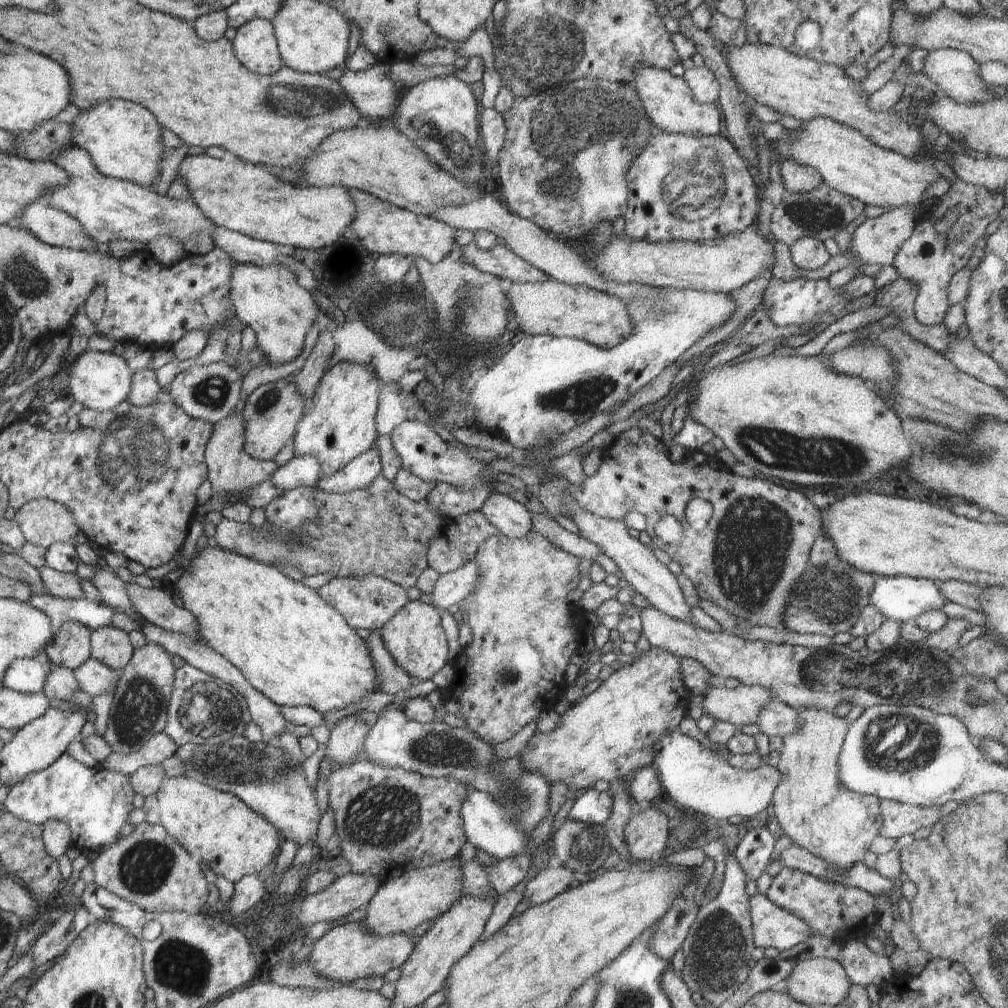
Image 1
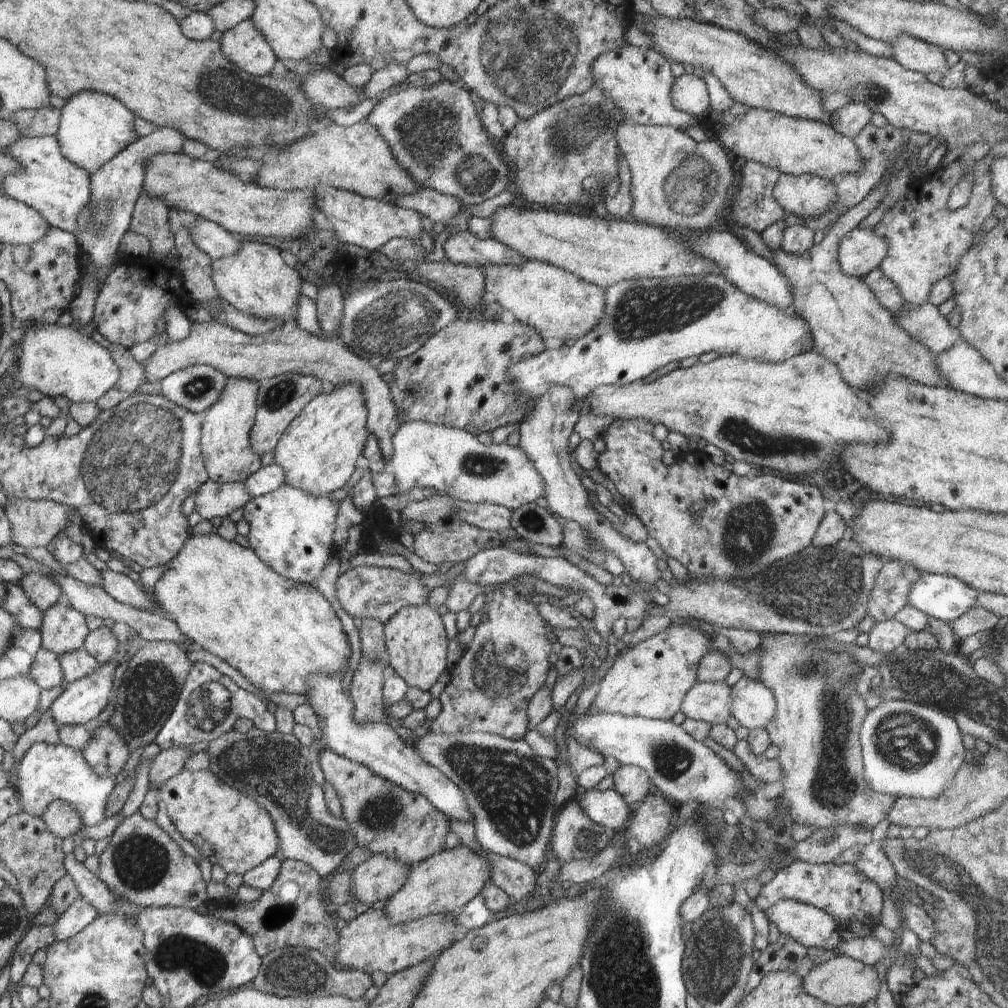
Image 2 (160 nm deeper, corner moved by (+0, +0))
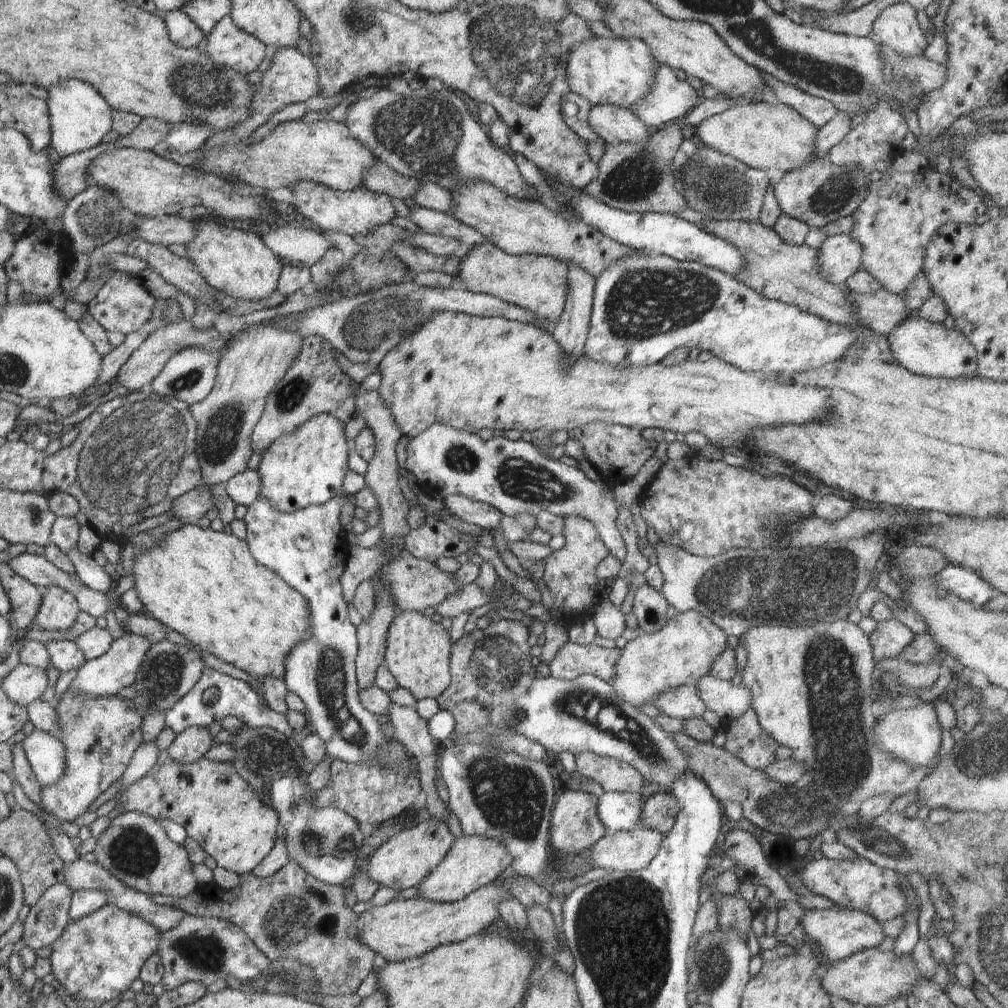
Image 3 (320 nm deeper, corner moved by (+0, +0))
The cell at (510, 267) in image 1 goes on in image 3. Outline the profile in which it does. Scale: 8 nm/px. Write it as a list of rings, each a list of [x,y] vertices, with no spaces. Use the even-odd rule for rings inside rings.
[[[418,204],[409,209],[410,220],[418,224],[424,233],[460,239],[461,244],[468,248],[486,241],[478,231],[456,220],[450,213],[435,211]]]

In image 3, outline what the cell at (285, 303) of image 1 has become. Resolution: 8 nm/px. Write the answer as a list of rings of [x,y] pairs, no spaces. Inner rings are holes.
[[[194,219],[195,235],[185,244],[187,258],[213,289],[234,298],[258,300],[277,290],[282,264],[277,255],[252,232],[228,228],[214,220]]]

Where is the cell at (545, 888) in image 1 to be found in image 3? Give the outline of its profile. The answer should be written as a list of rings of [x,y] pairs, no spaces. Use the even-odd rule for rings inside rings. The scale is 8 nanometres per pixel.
[[[637,824],[632,830],[611,832],[593,847],[591,868],[612,871],[643,869],[660,850],[664,835],[656,829]]]

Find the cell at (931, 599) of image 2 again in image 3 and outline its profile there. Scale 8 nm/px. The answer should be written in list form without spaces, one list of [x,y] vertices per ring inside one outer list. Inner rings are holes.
[[[946,565],[936,576],[937,591],[950,591],[962,597],[965,601],[982,607],[997,593],[986,579],[983,579],[974,569],[962,565]]]

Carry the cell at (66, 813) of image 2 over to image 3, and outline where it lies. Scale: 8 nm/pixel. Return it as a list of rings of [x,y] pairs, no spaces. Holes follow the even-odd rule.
[[[67,689],[53,703],[59,738],[65,746],[65,767],[58,782],[42,789],[42,807],[61,823],[73,822],[124,774],[135,750],[143,743],[141,714],[132,699],[118,695],[93,697]]]

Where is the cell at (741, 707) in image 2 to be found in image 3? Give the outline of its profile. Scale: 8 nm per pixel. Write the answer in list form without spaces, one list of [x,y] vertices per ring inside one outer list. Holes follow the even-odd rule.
[[[708,674],[692,685],[697,688],[699,699],[707,708],[722,718],[738,718],[751,707],[751,691],[738,684],[737,680],[723,681]]]

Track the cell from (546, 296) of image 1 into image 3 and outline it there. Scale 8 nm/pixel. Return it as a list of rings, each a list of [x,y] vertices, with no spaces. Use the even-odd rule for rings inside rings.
[[[482,241],[480,244],[470,247],[465,258],[460,259],[457,275],[464,282],[466,291],[492,295],[504,302],[528,309],[539,319],[548,321],[550,324],[557,323],[565,305],[567,264],[551,256],[537,255],[536,253],[511,255],[494,246],[490,241]]]

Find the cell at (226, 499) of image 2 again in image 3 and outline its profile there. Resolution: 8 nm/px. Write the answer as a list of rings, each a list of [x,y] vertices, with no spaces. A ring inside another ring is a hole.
[[[206,486],[201,492],[192,489],[190,492],[176,497],[170,505],[169,511],[174,514],[174,519],[180,520],[184,525],[195,525],[213,505],[211,496],[211,486]]]

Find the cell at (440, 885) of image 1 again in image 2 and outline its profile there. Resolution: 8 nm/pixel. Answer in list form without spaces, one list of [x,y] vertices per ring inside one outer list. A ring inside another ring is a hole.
[[[460,844],[444,849],[412,867],[407,883],[389,899],[384,912],[394,923],[405,923],[428,915],[453,913],[462,910],[474,896],[481,893],[491,880],[487,858]]]

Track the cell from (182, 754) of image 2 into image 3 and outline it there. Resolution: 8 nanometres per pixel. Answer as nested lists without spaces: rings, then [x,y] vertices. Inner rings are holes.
[[[190,727],[178,733],[168,747],[170,759],[180,764],[193,763],[200,760],[214,744],[213,736],[208,729]]]

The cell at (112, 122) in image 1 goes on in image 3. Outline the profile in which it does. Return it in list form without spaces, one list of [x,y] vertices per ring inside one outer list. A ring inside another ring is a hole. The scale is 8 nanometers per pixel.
[[[62,80],[47,89],[45,99],[48,105],[51,126],[51,144],[60,156],[67,157],[80,151],[91,149],[113,129],[111,106],[102,100],[102,96],[80,80]]]

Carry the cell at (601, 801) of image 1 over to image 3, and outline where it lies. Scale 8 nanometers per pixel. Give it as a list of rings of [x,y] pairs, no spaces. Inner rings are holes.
[[[604,793],[599,798],[597,813],[609,833],[632,830],[640,824],[643,809],[639,793]]]

